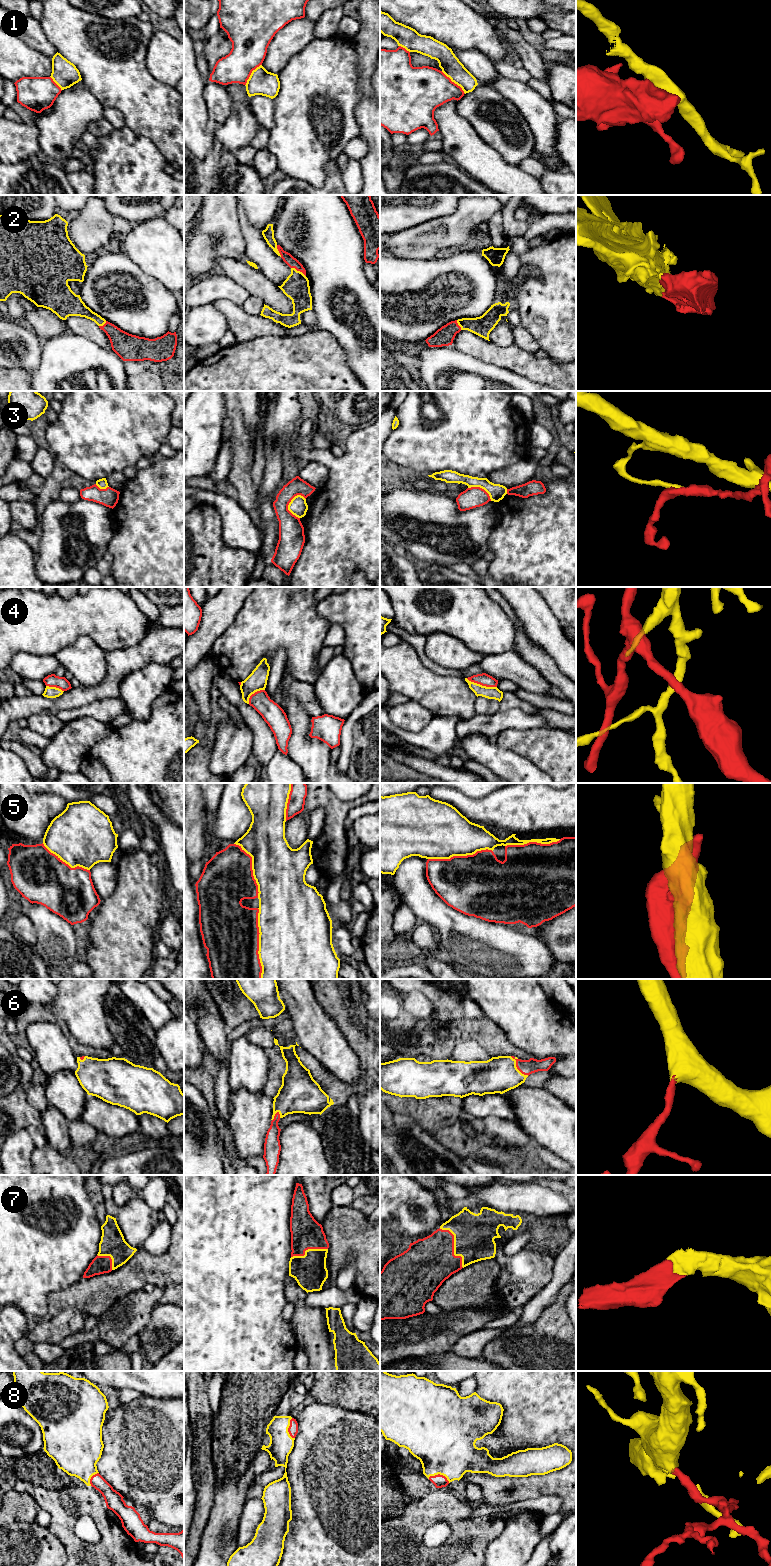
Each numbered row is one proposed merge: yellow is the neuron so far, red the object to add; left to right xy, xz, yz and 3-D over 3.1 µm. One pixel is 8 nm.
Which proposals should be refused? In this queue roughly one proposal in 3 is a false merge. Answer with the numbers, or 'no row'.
1, 3, 4, 5

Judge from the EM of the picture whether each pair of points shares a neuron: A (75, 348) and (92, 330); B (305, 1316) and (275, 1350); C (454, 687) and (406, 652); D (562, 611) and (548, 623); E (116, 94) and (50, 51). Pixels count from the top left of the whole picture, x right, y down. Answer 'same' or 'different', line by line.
A: different
B: different
C: same
D: different
E: different

